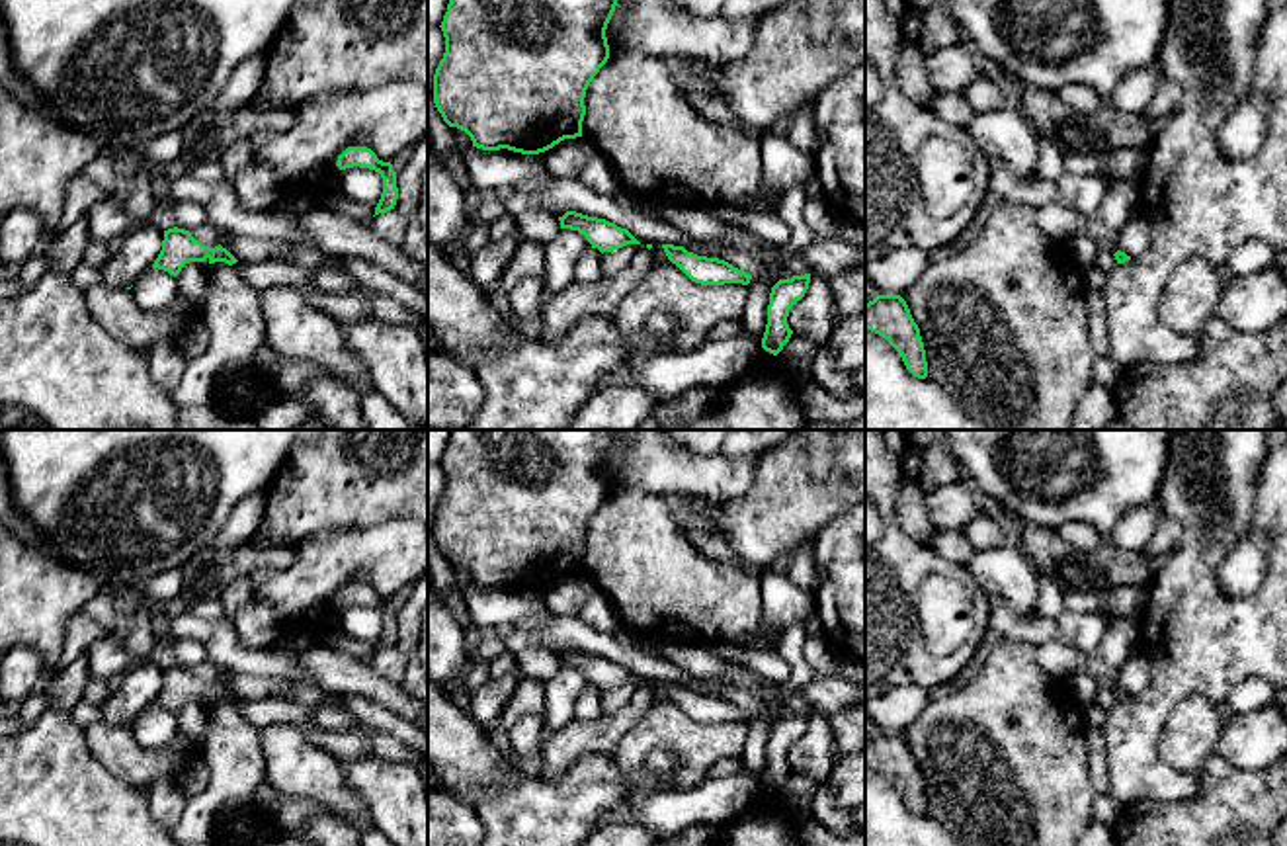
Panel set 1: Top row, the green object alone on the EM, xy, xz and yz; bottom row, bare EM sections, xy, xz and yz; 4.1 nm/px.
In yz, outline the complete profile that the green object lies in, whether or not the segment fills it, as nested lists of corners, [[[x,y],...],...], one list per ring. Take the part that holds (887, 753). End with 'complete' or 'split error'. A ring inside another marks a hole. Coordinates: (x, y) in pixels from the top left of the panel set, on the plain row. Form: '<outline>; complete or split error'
[[[877,733],[865,742],[865,766],[883,774],[902,795],[906,807],[928,815],[926,787],[920,766],[900,733]]]; complete

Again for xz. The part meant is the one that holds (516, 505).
[[[451,430],[447,449],[439,463],[445,475],[445,490],[434,512],[434,541],[443,559],[449,565],[465,569],[471,574],[473,584],[482,588],[508,586],[521,592],[539,592],[564,576],[582,574],[586,528],[609,496],[605,467],[615,449],[617,438],[617,430]]]; complete

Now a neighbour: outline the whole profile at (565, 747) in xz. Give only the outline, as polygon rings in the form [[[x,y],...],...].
[[[641,682],[633,698],[617,711],[600,715],[596,721],[570,721],[566,727],[545,737],[541,746],[541,772],[545,782],[559,780],[586,754],[611,754],[631,727],[650,709],[652,694]]]

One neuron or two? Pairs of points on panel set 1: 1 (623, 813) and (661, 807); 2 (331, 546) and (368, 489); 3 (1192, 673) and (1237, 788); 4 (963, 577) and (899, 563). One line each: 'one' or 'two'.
1: one
2: two
3: two
4: one

